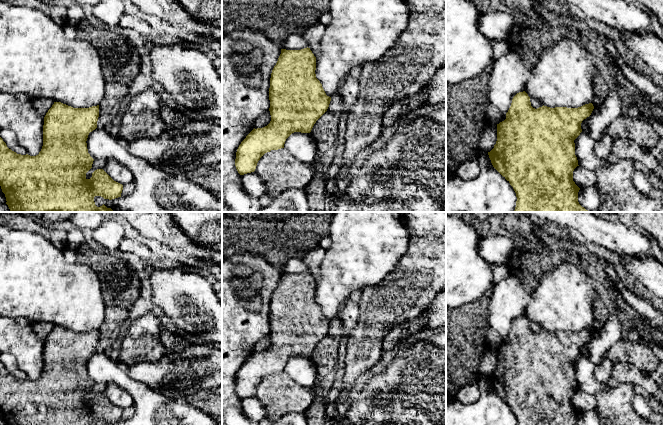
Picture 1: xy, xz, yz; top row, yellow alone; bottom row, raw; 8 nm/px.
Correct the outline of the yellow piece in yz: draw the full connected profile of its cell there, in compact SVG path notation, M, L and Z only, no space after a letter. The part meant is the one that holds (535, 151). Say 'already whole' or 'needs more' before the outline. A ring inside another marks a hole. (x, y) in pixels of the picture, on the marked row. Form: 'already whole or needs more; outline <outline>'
already whole; outline M525 91L519 92L513 97L511 106L506 113L506 119L497 124L497 141L494 145L494 148L488 152L488 155L493 167L510 183L516 193L517 201L514 212L589 212L579 204L578 192L580 188L573 181L573 171L577 166L579 166L577 157L575 155L574 140L582 132L582 121L591 115L593 109L594 106L592 103L585 104L578 108L550 108L543 105L542 107L535 109L531 106L530 97Z

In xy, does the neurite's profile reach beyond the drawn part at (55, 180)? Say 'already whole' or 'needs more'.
already whole

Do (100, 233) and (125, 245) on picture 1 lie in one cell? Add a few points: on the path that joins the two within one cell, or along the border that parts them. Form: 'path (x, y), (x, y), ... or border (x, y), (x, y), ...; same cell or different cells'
border (124, 238), (118, 247); different cells

